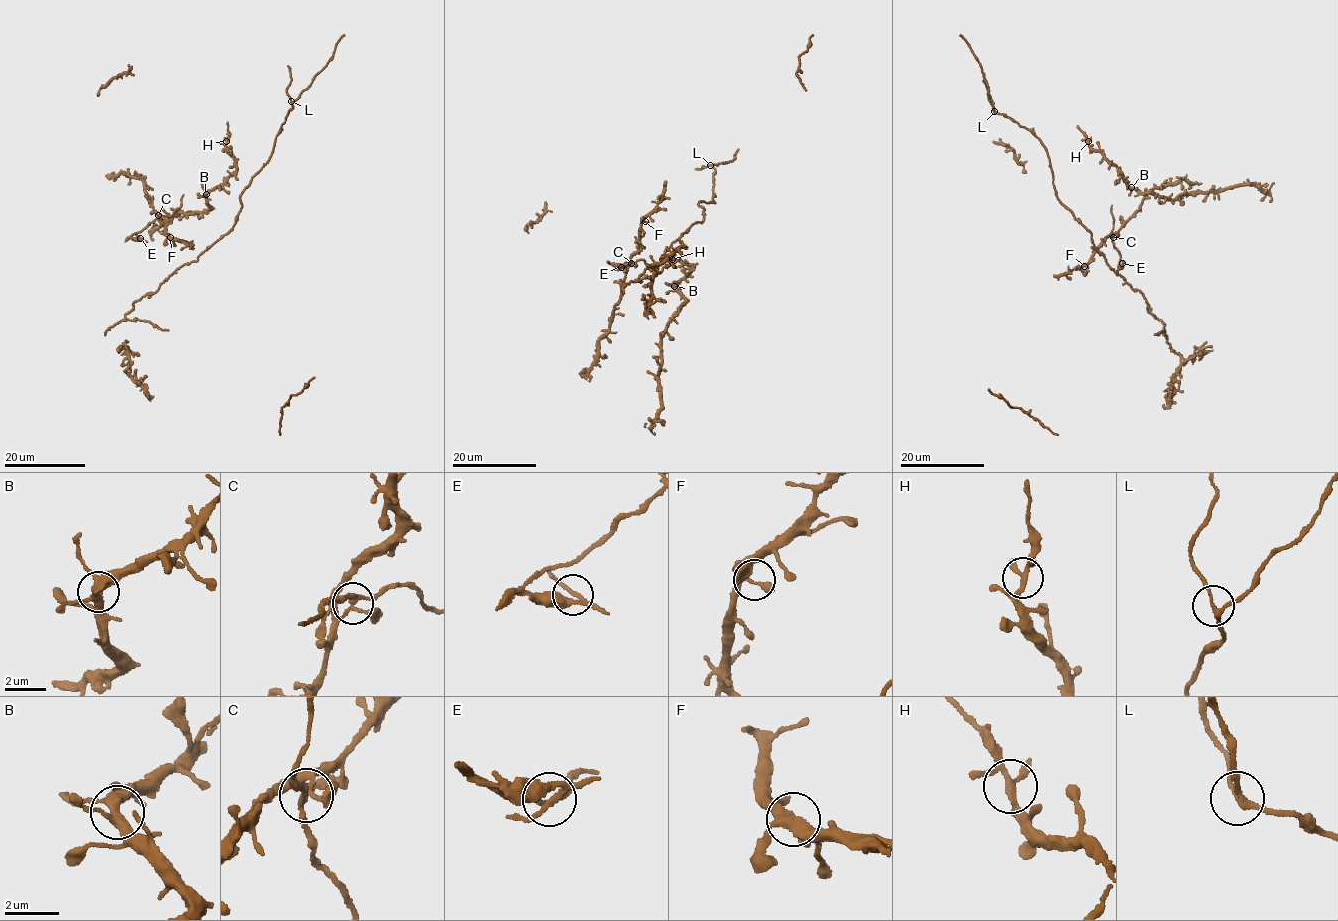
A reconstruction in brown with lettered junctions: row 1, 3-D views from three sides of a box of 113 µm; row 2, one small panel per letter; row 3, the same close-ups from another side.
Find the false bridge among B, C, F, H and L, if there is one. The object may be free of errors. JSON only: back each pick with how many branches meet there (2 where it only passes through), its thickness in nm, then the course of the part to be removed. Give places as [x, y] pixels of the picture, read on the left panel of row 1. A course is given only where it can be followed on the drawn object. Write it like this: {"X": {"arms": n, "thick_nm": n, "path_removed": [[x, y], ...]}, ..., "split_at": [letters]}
{"C": {"arms": 4, "thick_nm": 190, "path_removed": [[158, 215], [143, 230], [131, 236], [139, 238], [135, 233]]}, "split_at": ["C"]}

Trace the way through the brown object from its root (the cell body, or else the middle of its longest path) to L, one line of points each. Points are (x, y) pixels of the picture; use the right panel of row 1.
L: (1122, 277), (1098, 251), (1089, 231), (1059, 201), (1042, 143), (1027, 129), (994, 111)

